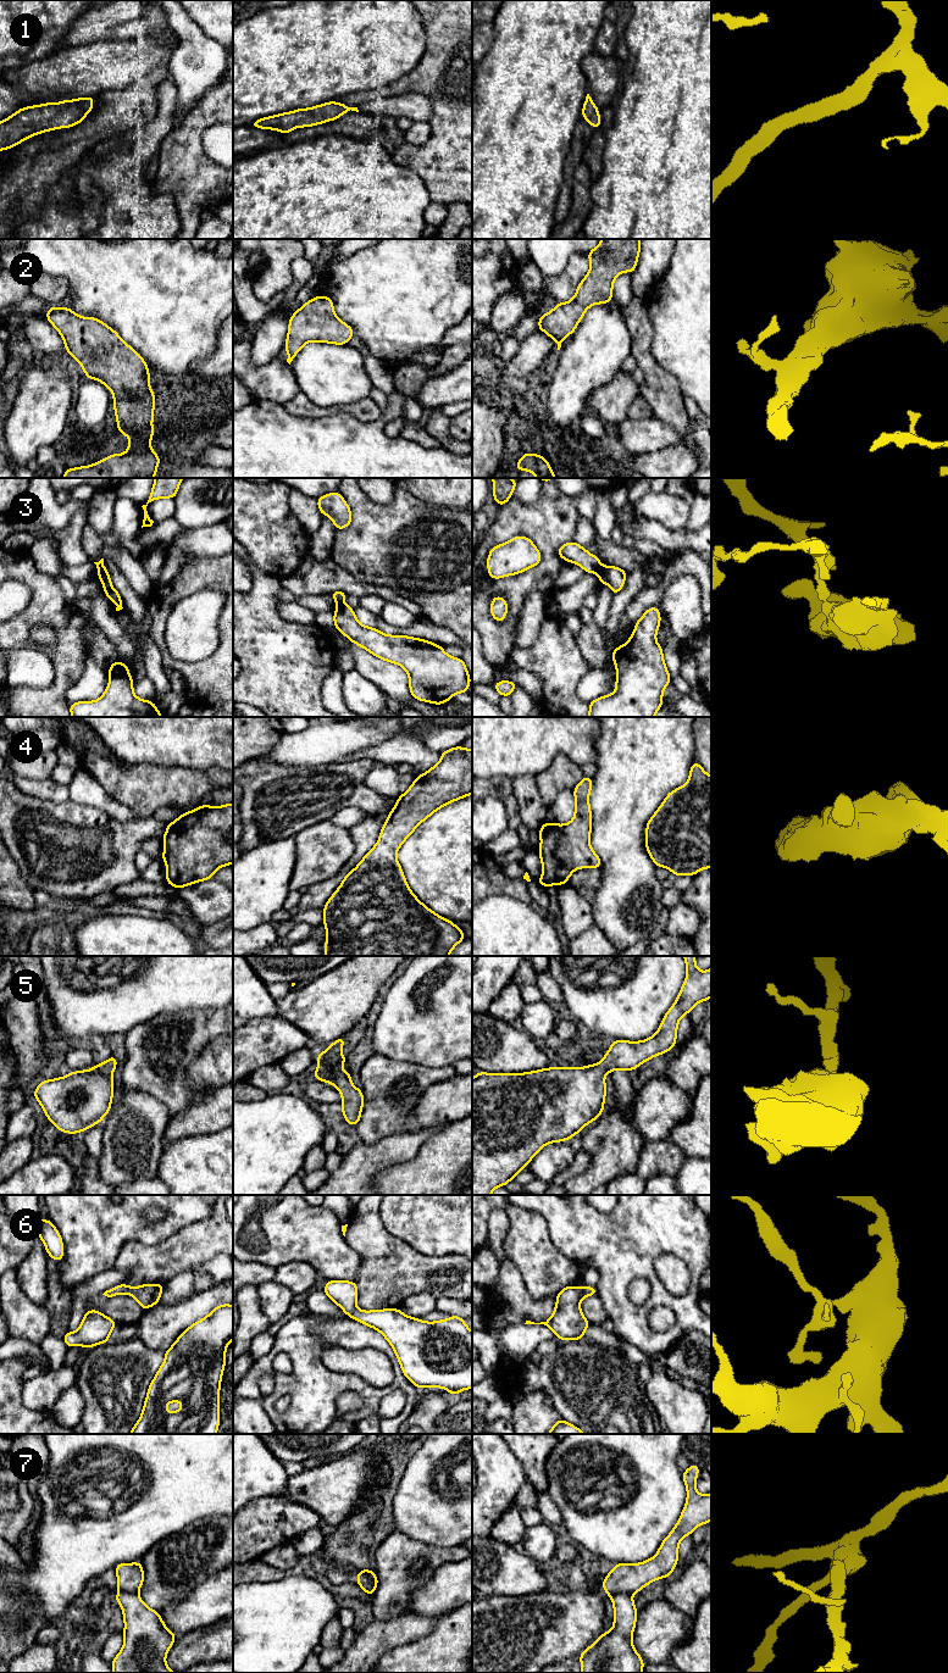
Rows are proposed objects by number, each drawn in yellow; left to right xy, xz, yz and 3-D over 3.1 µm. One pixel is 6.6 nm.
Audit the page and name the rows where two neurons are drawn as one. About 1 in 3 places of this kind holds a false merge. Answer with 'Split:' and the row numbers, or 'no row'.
Split: 3, 7

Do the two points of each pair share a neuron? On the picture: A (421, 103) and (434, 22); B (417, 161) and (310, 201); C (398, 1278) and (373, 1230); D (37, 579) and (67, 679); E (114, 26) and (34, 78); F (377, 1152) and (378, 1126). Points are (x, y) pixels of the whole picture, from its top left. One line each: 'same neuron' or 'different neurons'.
A: different neurons
B: different neurons
C: same neuron
D: same neuron
E: different neurons
F: different neurons

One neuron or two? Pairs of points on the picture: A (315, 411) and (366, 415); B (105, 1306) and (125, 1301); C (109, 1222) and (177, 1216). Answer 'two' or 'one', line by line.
A: one
B: one
C: one

